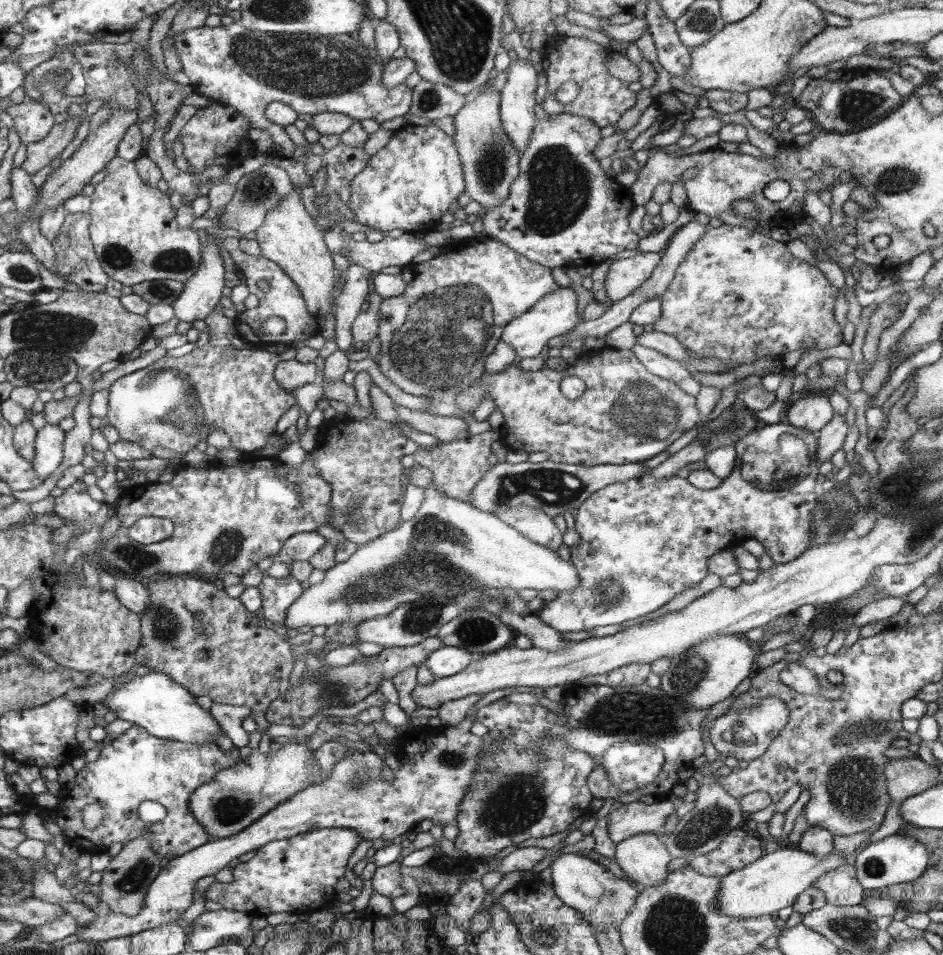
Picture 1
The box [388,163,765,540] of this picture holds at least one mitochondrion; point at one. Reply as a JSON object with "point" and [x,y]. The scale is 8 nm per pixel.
{"point":[644,413]}

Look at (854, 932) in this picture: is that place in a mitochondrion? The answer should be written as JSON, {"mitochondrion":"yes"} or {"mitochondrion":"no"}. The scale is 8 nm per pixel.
{"mitochondrion":"yes"}

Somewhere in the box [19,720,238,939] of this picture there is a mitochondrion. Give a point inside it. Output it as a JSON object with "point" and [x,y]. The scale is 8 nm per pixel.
{"point":[142,868]}

